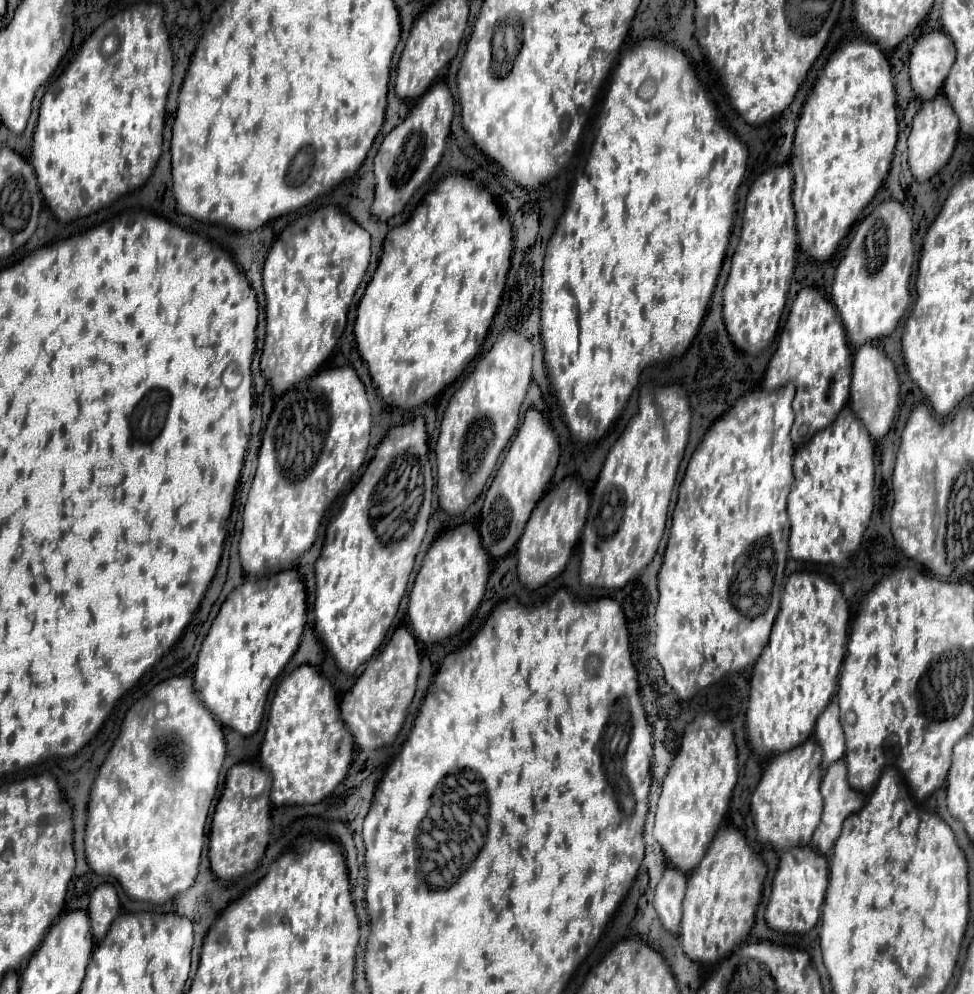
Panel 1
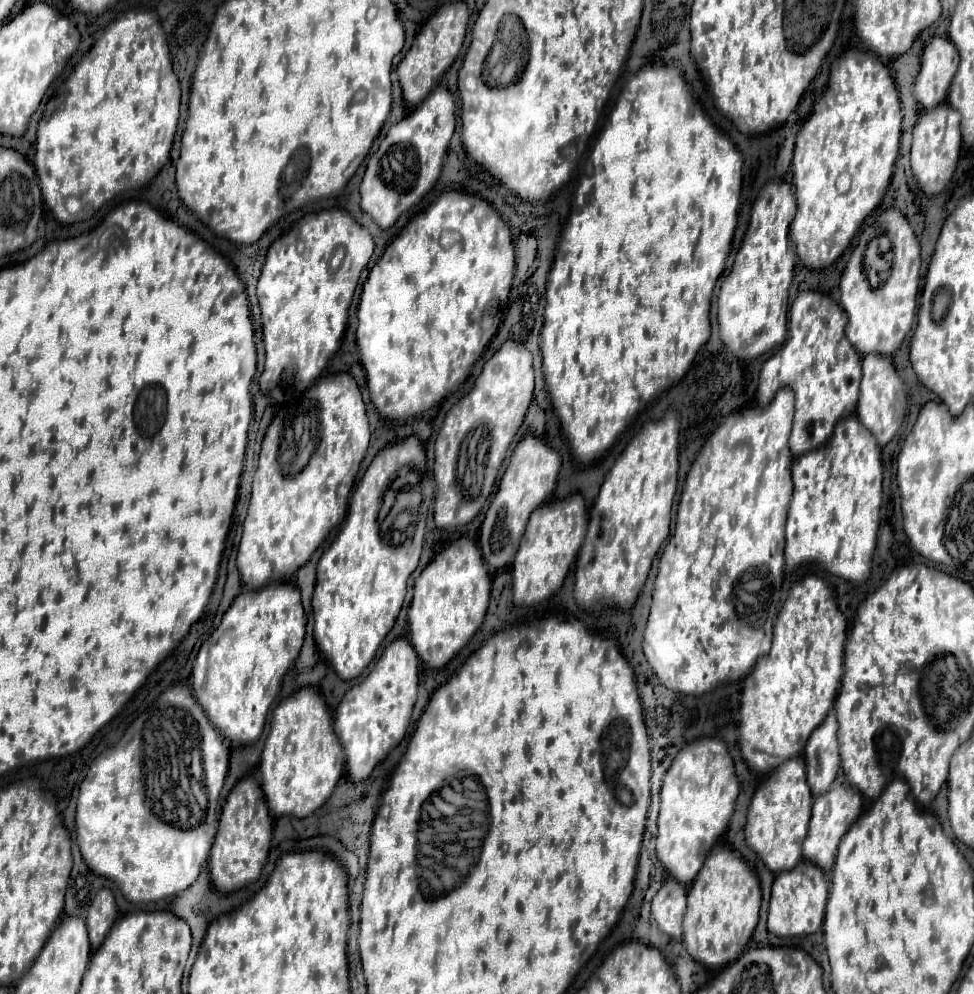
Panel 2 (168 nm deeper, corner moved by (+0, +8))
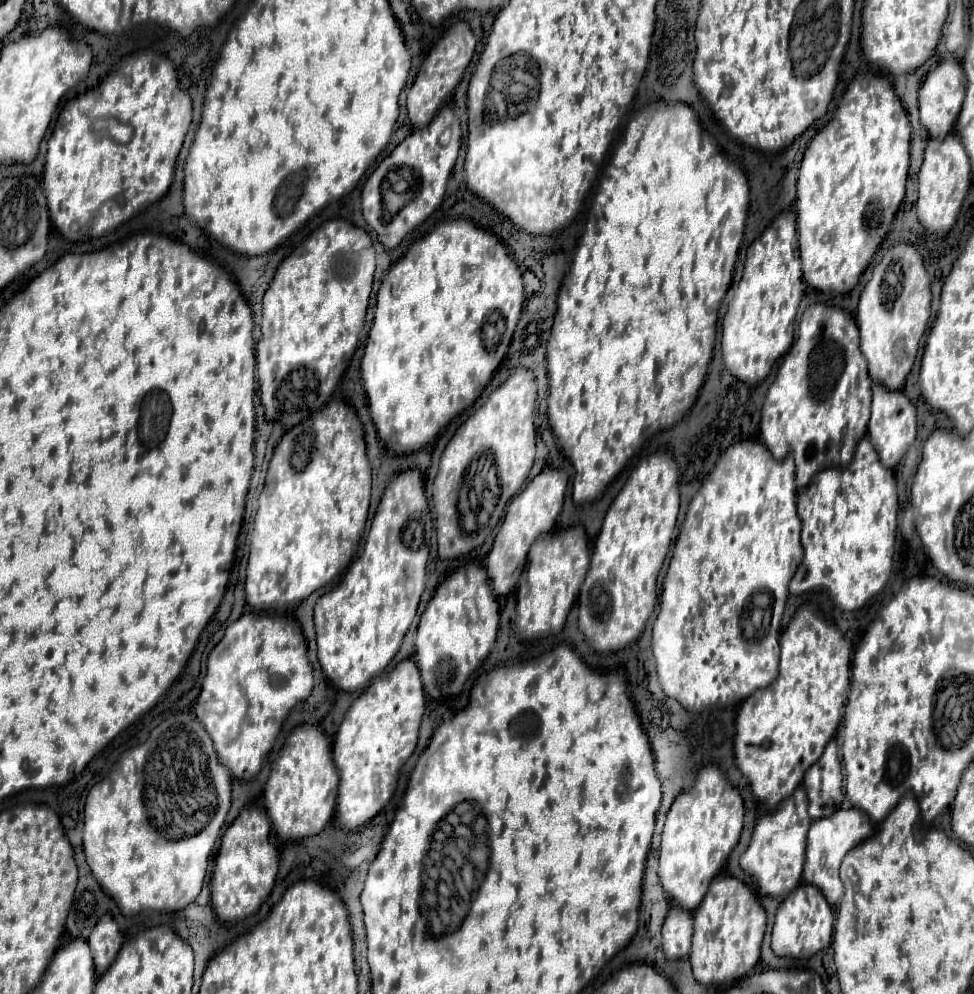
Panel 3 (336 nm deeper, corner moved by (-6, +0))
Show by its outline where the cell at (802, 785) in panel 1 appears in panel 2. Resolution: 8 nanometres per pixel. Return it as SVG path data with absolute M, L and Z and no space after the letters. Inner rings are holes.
M803 756L791 758L783 766L773 770L753 794L747 812L745 842L765 862L771 874L793 870L803 860L801 846L811 818L811 806L813 806L813 796L805 776Z

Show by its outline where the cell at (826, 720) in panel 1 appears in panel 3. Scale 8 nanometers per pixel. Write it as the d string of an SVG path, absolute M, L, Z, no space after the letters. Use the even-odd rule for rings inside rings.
M833 738L821 758L805 772L803 786L809 796L809 816L813 820L833 814L843 798L843 770L837 740Z

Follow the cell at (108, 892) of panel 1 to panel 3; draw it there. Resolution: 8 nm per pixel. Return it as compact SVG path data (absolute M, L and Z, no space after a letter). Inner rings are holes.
M105 914L105 918L99 918L97 926L93 926L87 938L87 944L91 948L97 972L103 974L109 968L109 964L115 960L123 944L123 934L119 932L119 926L111 914Z

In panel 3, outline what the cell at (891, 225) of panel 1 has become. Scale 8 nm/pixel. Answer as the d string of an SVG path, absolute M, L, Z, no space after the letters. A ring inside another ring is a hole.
M903 242L903 244L895 244L893 248L887 248L881 262L873 268L871 280L865 284L865 288L859 296L857 314L855 314L855 320L859 326L859 336L861 336L861 354L865 356L869 374L875 382L881 382L889 390L903 388L905 378L915 362L919 342L927 330L929 316L931 316L929 274L927 274L921 254L917 252L917 248L911 242Z

